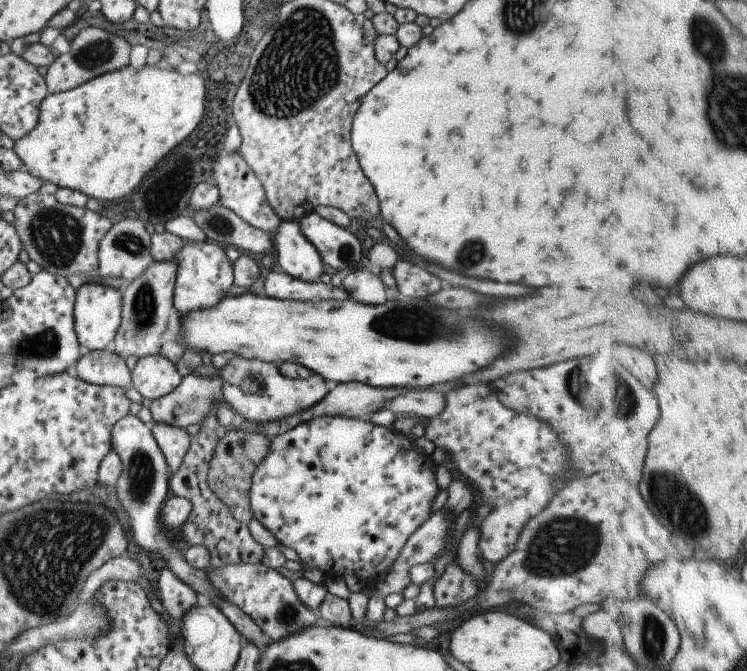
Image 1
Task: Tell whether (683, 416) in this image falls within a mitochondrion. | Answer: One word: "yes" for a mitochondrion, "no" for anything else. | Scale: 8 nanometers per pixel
no

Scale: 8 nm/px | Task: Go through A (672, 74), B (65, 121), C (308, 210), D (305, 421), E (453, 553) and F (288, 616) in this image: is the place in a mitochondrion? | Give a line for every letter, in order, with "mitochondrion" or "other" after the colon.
A: other
B: other
C: other
D: other
E: other
F: mitochondrion

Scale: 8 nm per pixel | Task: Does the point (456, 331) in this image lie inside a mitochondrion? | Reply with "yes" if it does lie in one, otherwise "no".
yes

